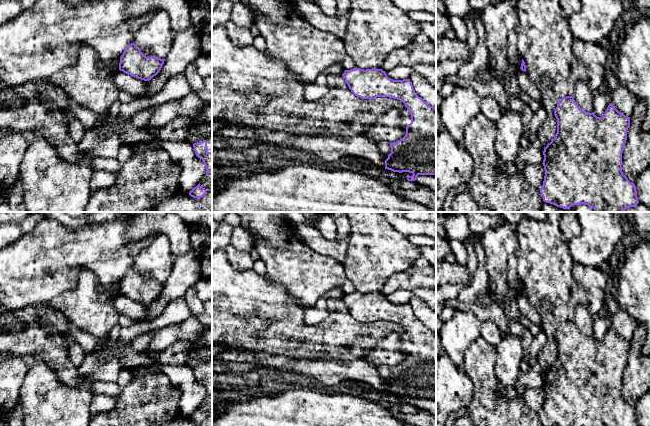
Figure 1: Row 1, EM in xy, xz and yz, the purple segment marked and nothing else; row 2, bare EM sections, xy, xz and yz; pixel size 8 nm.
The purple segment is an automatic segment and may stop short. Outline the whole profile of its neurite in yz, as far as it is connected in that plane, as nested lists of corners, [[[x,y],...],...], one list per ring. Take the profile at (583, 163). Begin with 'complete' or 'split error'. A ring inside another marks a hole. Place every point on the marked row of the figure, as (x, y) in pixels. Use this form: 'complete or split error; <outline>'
complete; [[[573,96],[563,97],[554,111],[557,133],[544,147],[543,201],[563,209],[585,204],[596,212],[624,212],[639,201],[636,186],[622,172],[622,153],[630,117],[610,103],[602,117],[583,111]]]

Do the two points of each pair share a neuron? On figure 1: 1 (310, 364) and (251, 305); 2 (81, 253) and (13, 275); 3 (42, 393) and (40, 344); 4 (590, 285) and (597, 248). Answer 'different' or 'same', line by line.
1: different
2: same
3: different
4: same

